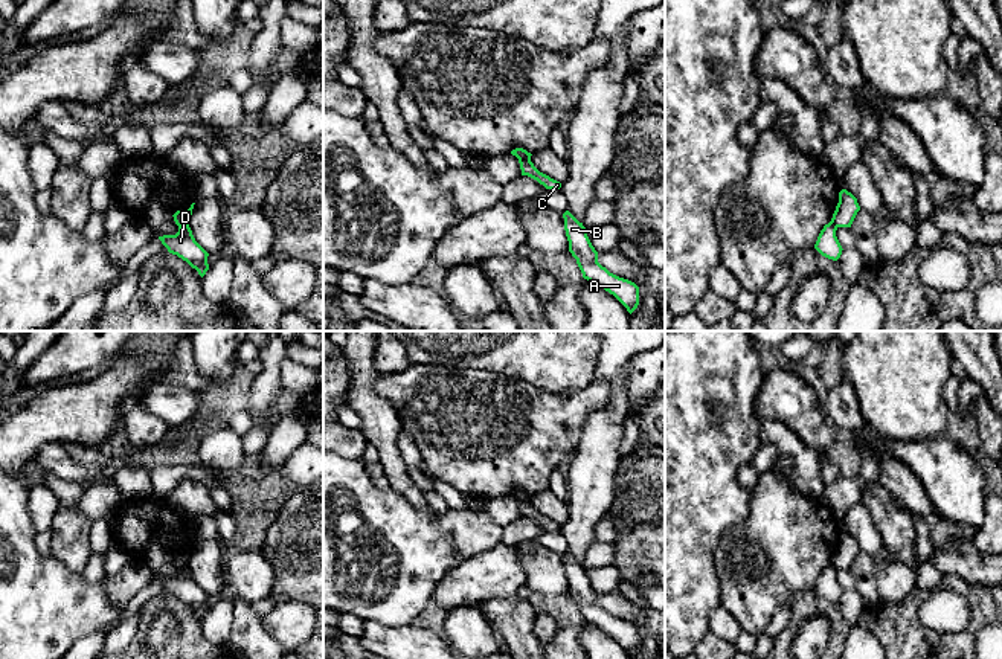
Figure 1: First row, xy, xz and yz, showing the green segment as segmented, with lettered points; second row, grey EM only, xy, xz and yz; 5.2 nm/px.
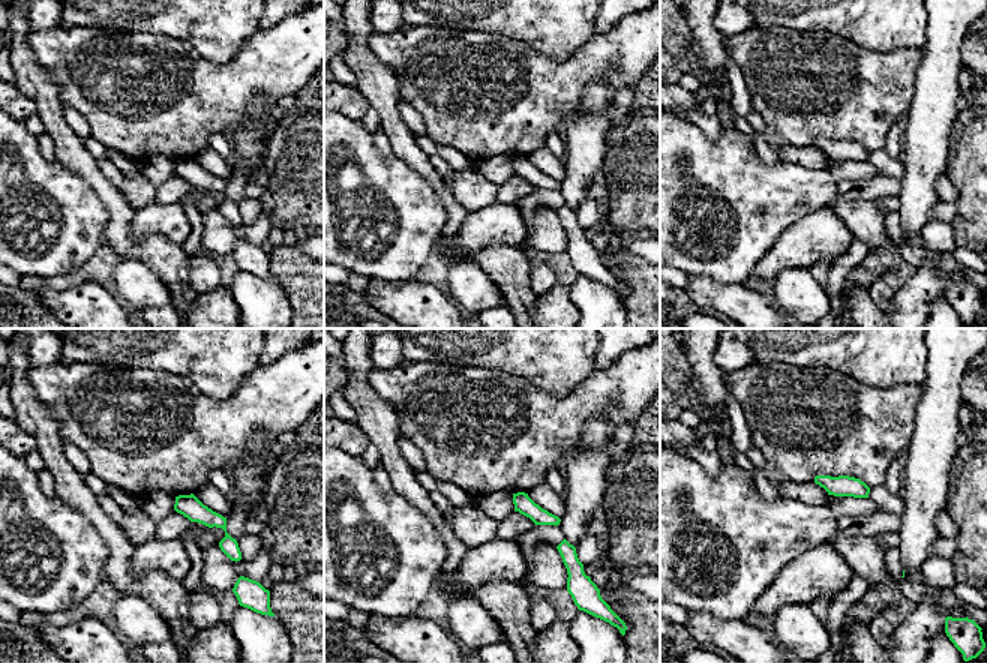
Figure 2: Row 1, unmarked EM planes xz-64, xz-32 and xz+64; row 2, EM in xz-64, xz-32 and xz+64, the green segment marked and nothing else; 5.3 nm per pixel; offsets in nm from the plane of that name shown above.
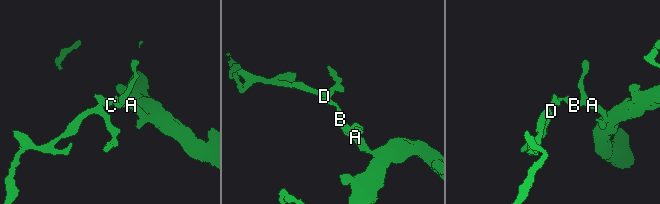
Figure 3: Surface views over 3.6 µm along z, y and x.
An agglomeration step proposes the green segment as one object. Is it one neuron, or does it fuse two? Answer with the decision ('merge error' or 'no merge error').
merge error

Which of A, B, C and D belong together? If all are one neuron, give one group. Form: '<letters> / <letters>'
A B C / D

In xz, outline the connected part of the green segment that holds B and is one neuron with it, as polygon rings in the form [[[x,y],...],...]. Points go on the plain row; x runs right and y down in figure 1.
[[[569,552],[563,555],[569,593],[576,601],[583,619],[613,636],[631,656],[639,647],[639,628],[610,615],[598,604],[598,593],[592,587],[587,571]]]

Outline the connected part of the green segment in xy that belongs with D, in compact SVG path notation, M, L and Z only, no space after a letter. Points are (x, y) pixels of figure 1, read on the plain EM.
M178 567L175 577L159 578L169 595L186 603L203 619L209 612L209 595L195 583L189 567Z

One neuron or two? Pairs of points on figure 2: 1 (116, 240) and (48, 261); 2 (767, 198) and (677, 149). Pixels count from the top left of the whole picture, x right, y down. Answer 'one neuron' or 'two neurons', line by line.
1: two neurons
2: one neuron

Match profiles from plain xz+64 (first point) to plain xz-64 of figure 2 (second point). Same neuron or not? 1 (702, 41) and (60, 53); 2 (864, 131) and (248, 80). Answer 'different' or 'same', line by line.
1: different
2: same

